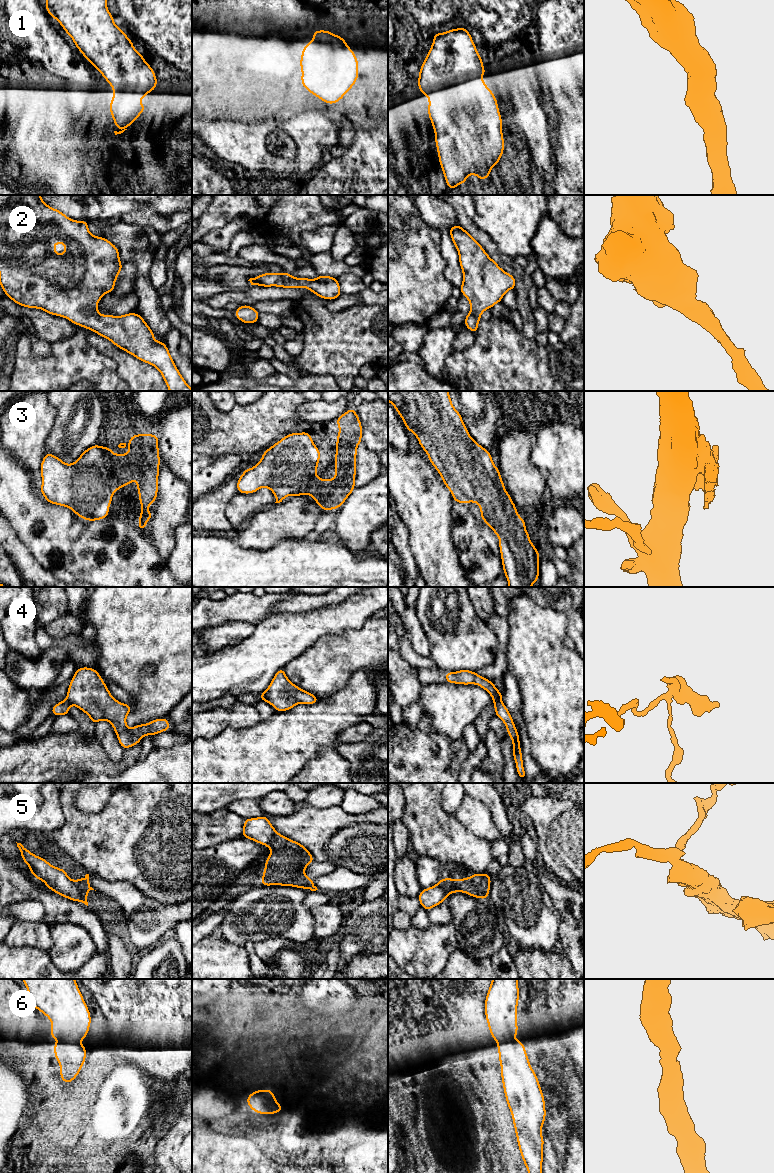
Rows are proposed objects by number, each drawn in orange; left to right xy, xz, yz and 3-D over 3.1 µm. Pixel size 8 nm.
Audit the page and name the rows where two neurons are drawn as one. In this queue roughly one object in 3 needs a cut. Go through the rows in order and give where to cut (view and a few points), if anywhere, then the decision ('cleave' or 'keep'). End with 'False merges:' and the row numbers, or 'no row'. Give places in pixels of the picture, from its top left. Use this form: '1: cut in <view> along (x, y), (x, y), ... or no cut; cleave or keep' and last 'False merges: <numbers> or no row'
1: no cut; keep
2: no cut; keep
3: no cut; keep
4: cut in yz along (500, 699), (496, 699), (493, 702); cleave
5: cut in xy along (73, 881), (86, 902); cleave
6: no cut; keep
False merges: 4, 5

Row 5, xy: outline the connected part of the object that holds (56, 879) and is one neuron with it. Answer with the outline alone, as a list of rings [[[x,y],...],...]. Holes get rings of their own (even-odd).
[[[17,843],[17,847],[21,852],[22,860],[29,866],[35,879],[43,881],[47,888],[56,894],[88,906],[88,902],[83,899],[74,881],[67,876],[67,870],[51,865],[44,858],[31,853],[21,843]]]

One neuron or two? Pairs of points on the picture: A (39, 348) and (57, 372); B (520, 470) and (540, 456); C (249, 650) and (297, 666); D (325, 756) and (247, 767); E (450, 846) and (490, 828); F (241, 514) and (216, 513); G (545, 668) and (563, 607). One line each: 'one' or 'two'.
A: two
B: two
C: two
D: two
E: two
F: two
G: two

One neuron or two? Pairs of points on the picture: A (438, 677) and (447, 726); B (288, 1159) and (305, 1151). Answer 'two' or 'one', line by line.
A: two
B: one

